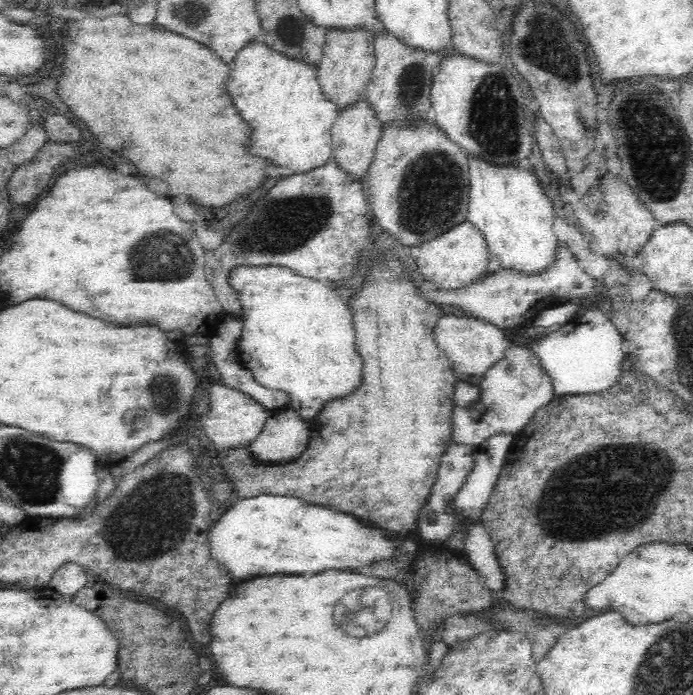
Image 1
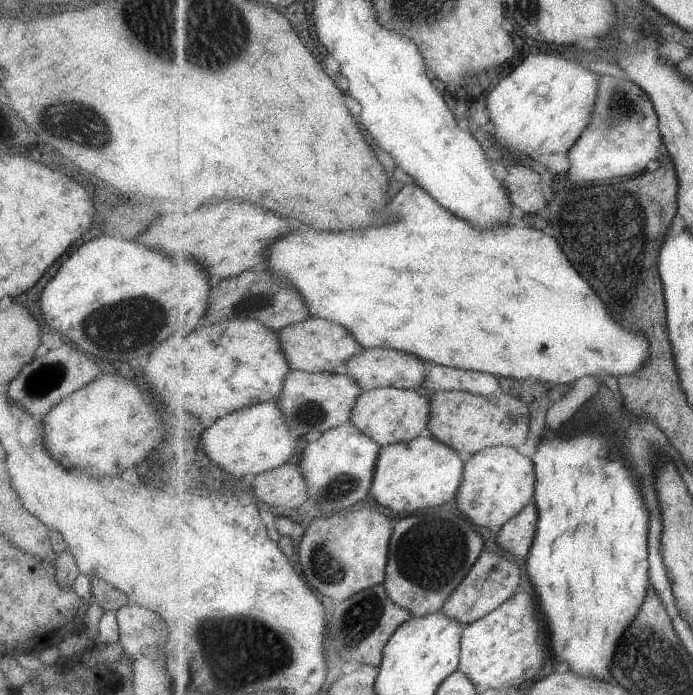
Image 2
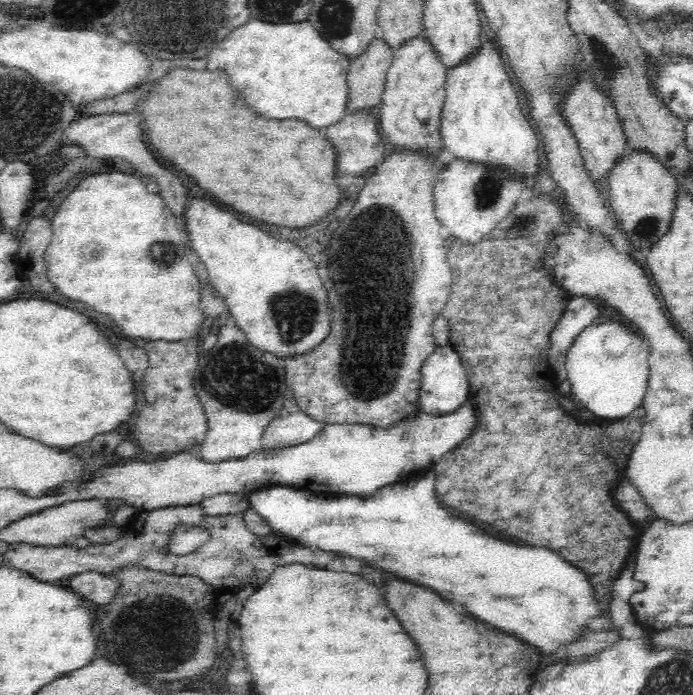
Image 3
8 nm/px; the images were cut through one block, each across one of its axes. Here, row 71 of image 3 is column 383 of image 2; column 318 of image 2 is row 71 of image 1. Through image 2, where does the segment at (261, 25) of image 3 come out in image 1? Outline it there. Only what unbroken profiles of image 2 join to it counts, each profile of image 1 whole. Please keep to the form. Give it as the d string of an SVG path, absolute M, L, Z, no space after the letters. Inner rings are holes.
M250 42L241 51L238 51L230 65L228 75L228 92L232 102L242 120L250 126L248 136L248 154L266 158L278 168L286 168L292 174L306 174L316 170L328 162L333 148L331 145L331 130L339 113L334 103L322 94L317 81L318 71L316 65L296 62L272 50L266 43Z

